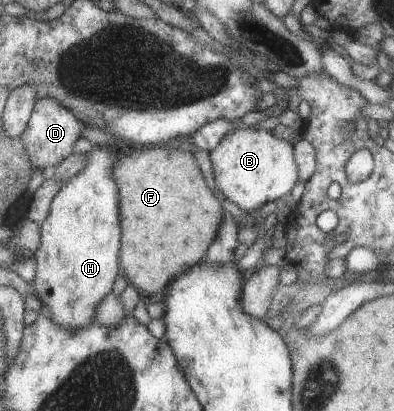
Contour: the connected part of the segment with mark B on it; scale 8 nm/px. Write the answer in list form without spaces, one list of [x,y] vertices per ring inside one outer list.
[[[268,124],[261,126],[238,126],[229,132],[213,149],[211,160],[216,183],[226,199],[233,201],[247,212],[260,209],[271,201],[287,198],[287,193],[297,185],[297,163],[293,145],[273,135]]]

